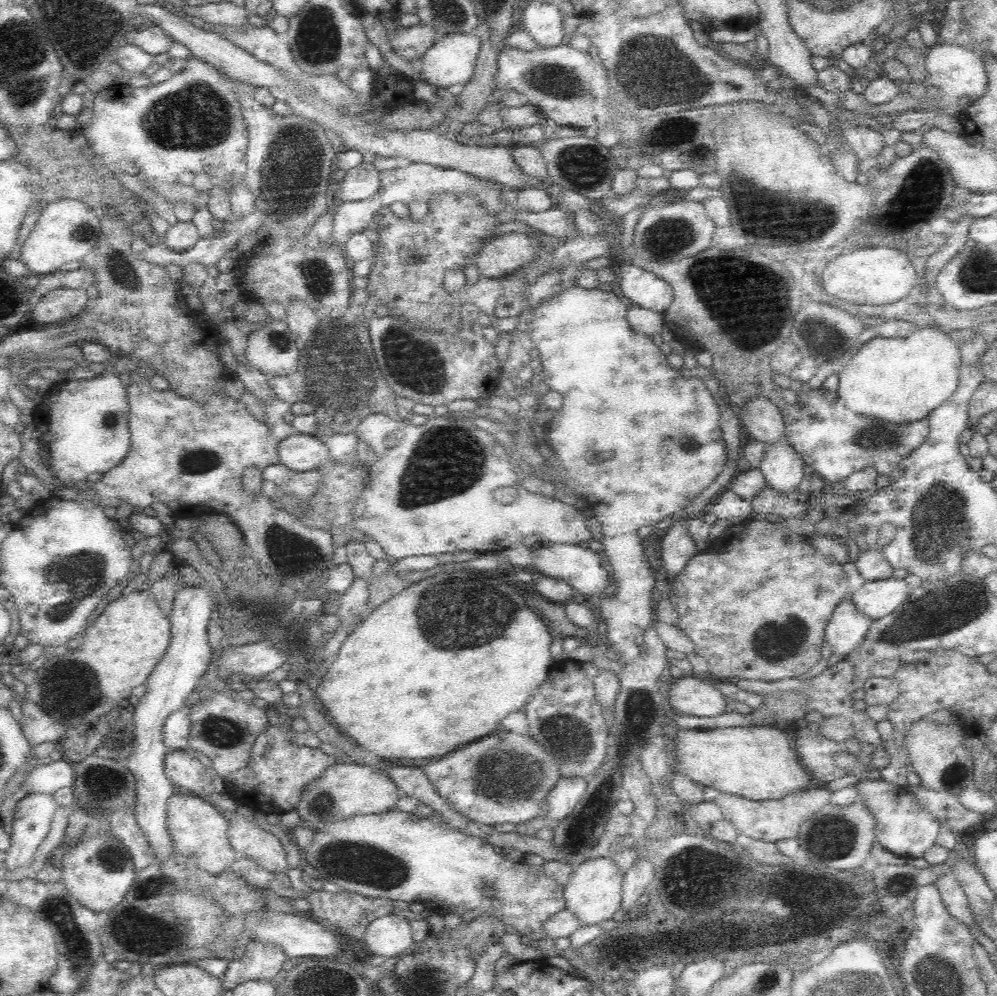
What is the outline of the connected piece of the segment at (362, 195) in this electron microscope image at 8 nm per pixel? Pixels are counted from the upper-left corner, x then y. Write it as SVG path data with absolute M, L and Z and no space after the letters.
M364 161L356 168L345 171L337 201L362 201L370 198L372 194L376 194L380 185L379 172L372 163Z

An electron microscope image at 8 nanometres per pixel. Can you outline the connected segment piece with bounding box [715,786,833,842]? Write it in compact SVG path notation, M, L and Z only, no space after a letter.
M816 786L788 794L781 800L756 801L736 794L720 792L716 796L715 802L721 808L723 818L732 821L740 835L750 836L750 838L756 838L756 840L778 842L778 840L797 838L801 824L817 810L831 804L832 794L833 792L830 792L830 790Z

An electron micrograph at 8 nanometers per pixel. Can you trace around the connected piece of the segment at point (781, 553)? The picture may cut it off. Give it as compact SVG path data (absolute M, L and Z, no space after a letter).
M755 515L744 522L729 526L718 538L702 546L688 564L672 578L672 592L669 600L676 612L678 620L675 624L683 630L688 638L694 643L696 655L703 656L707 660L708 674L714 676L714 680L726 680L726 678L748 678L748 680L782 680L788 678L798 678L812 669L821 659L821 647L824 642L824 630L830 620L834 609L842 602L842 599L849 596L848 577L842 564L836 562L831 556L822 554L800 530L792 530L787 526L780 525L780 522L767 522L757 520Z

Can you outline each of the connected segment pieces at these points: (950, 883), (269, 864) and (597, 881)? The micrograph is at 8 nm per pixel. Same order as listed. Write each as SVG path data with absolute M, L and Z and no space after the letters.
M948 873L938 877L935 885L946 910L956 921L964 925L978 923L968 904L966 893L964 893L962 885L956 881L954 874Z
M238 806L234 812L224 811L228 819L226 836L237 857L254 860L270 873L289 872L282 842L272 833L262 830L248 806Z
M609 855L585 860L575 864L570 880L564 884L566 909L580 919L580 924L592 926L610 920L615 912L621 910L622 880L625 874L611 860Z

